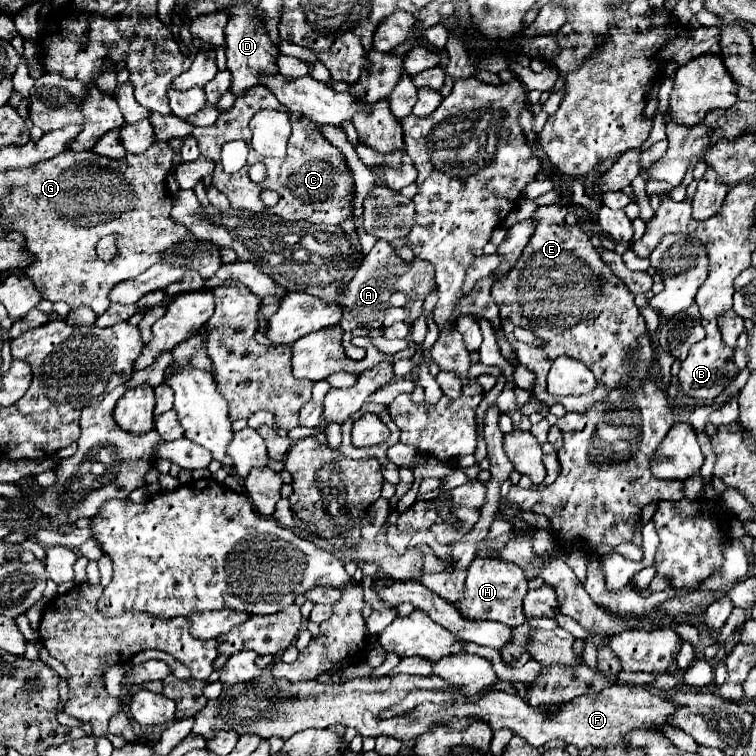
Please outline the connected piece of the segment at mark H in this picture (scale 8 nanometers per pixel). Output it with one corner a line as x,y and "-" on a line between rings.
475,558
467,568
467,580
463,586
463,600
457,600
455,608
461,612
463,618
471,618
473,622
479,620
497,620
505,626
517,628
527,622
523,614
523,596
527,594
527,578
519,566
511,562
495,562

